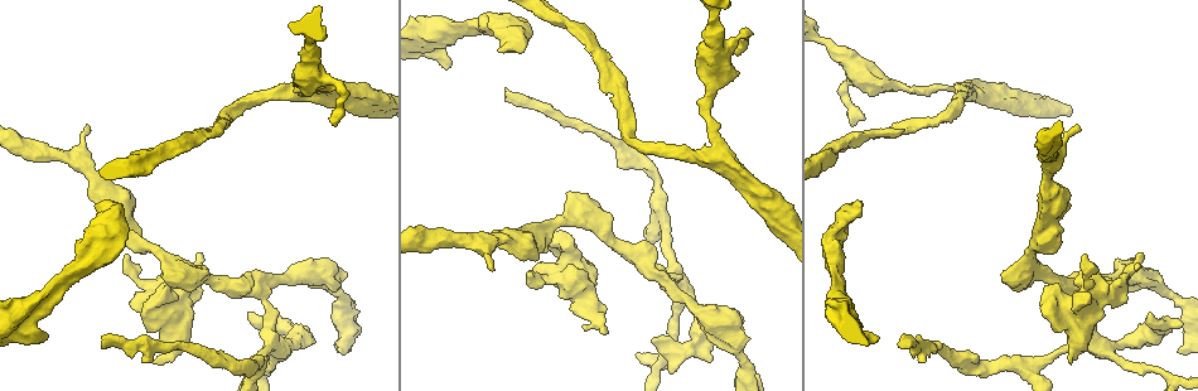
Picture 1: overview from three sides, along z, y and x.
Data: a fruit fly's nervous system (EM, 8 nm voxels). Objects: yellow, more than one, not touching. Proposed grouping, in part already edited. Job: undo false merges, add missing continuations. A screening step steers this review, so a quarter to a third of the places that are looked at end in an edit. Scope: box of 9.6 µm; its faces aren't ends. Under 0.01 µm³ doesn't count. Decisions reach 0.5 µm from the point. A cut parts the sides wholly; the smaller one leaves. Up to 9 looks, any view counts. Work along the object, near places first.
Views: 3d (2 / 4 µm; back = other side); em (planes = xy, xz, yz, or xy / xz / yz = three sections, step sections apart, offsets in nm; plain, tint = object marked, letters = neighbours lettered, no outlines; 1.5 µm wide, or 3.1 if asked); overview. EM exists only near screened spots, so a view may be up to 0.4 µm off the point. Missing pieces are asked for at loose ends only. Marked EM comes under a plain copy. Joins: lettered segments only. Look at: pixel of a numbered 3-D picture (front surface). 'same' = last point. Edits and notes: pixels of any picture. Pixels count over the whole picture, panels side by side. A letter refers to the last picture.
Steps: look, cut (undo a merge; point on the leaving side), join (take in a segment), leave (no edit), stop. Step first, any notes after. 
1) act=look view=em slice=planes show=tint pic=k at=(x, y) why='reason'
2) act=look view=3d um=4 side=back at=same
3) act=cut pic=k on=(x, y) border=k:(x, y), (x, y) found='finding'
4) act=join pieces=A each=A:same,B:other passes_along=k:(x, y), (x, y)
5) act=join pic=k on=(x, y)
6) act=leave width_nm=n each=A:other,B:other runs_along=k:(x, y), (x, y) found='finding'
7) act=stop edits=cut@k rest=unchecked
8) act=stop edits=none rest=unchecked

act=look view=3d um=4 pic=1 at=(1079, 127) why='tapers out'

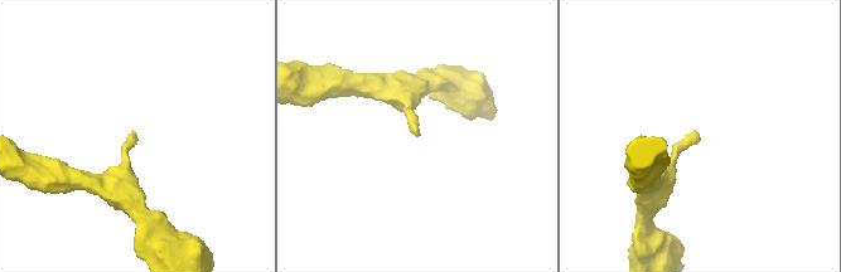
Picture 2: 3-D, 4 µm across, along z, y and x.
act=look view=em slice=yz step=4 show=letters pic=2 at=(697, 132)

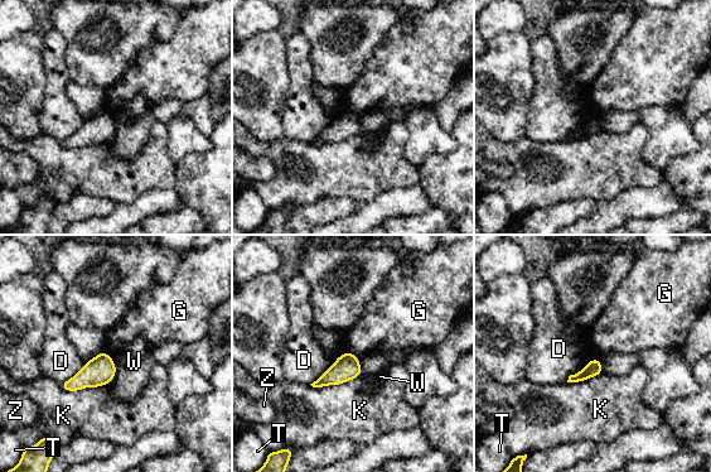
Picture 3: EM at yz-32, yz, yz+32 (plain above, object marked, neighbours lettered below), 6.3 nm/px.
act=leave each=D:other,G:other,K:other,T:other,W:other,Z:other border=3:(104, 350), (115, 365), (110, 383) found='no lettered segment goes on from it'

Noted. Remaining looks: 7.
act=look view=em slice=xy step=8 show=letters pic=1 at=(1068, 360) why='an open end'

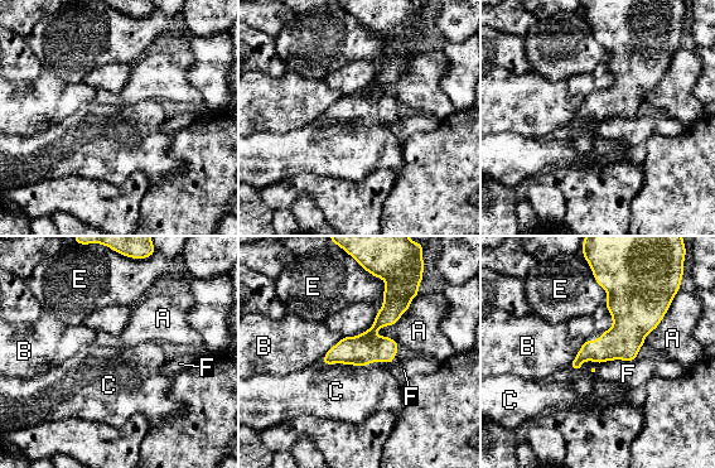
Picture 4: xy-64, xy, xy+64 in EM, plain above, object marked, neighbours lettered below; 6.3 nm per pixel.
act=look view=em slice=planes show=letters at=same why='cut it another way'

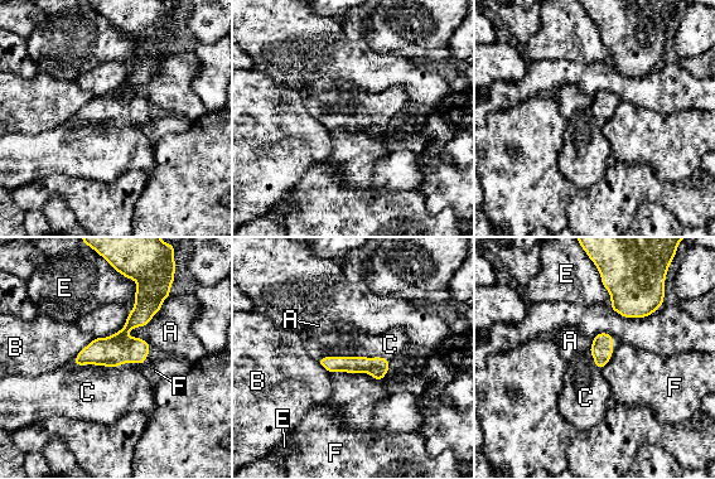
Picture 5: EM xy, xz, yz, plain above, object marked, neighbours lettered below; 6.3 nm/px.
act=join pieces=C each=A:other,B:other,C:same,E:other,F:other found='the neuron continues'

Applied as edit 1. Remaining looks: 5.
act=look view=3d um=4 pic=1 at=(102, 342) why='an open end'

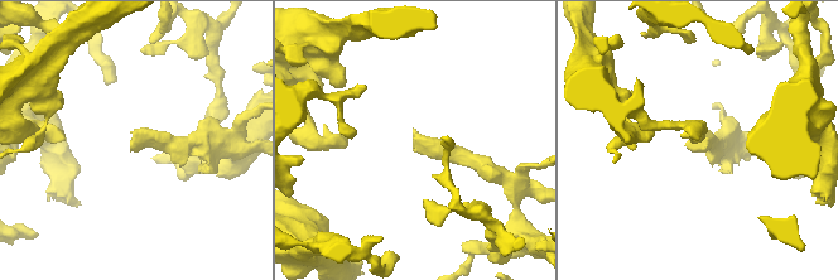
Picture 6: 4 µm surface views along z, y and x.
act=look view=em slice=planes show=letters pic=6 at=(688, 140)

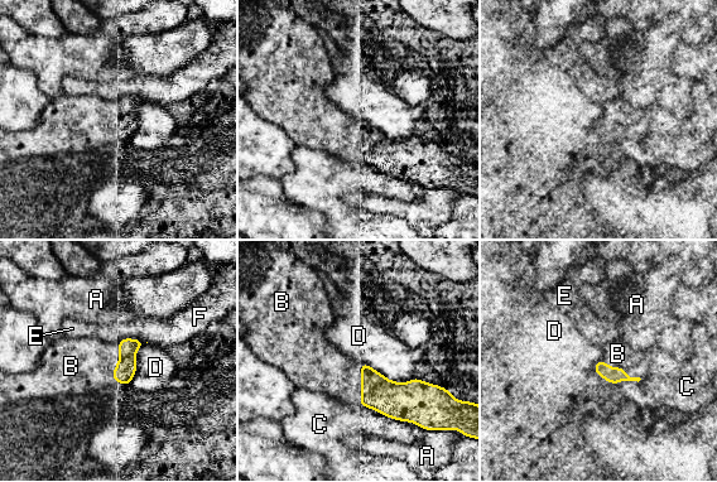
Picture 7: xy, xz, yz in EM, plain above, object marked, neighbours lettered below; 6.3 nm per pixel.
act=join pieces=B each=A:other,B:same,C:other,D:other,E:other,F:other found='it goes on there'

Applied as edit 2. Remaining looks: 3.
act=stop edits=join@5,join@7 rest=unchecked

